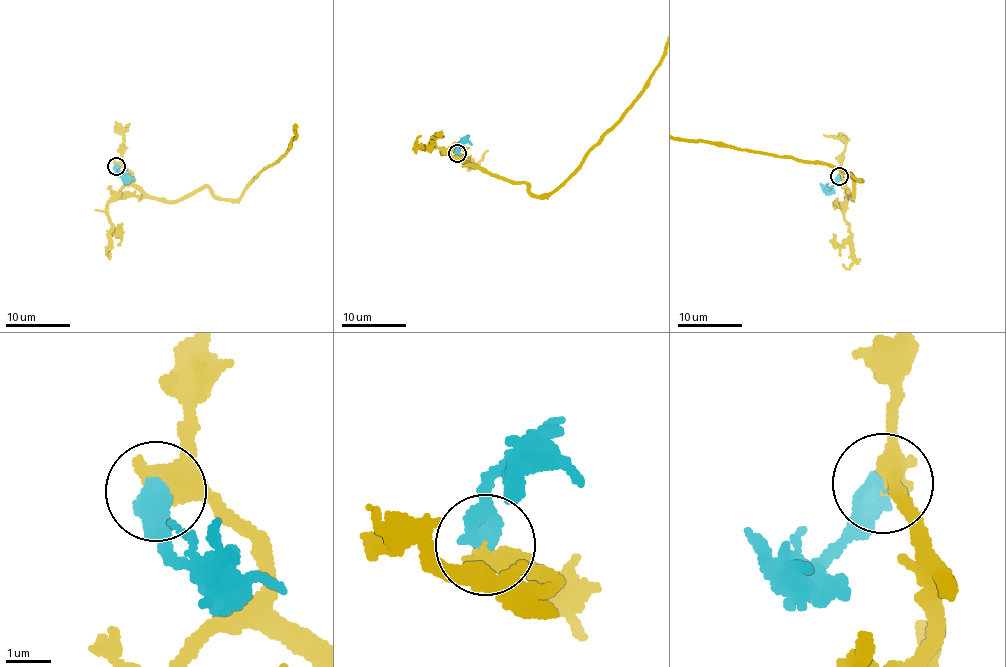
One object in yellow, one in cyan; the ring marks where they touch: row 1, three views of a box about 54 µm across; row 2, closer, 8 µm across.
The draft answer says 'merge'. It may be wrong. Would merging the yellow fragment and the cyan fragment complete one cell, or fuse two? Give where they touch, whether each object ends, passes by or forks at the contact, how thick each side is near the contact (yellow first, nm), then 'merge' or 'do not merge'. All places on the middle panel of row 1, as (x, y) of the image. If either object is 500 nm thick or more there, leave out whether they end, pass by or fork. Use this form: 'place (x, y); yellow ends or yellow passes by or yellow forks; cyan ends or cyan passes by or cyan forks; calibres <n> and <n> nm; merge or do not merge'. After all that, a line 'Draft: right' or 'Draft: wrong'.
place (457, 153); yellow passes by; cyan ends; calibres 480 and 400 nm; merge
Draft: right

